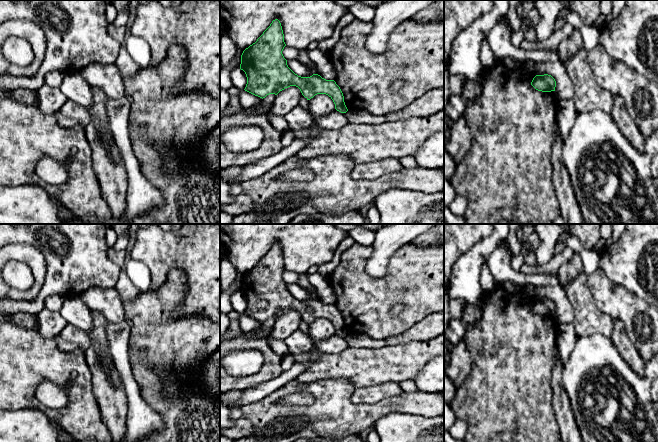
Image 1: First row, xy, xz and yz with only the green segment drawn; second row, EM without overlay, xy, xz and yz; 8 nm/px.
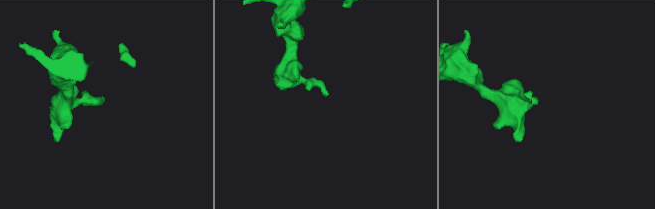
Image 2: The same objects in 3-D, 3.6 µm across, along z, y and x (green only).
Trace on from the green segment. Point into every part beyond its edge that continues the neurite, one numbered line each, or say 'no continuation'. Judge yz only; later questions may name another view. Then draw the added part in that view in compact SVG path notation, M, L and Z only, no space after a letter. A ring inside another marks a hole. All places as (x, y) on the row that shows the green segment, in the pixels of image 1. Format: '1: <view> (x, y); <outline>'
no continuation

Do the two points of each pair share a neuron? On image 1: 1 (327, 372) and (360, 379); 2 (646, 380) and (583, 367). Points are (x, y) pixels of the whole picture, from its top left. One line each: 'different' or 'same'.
1: same
2: same

